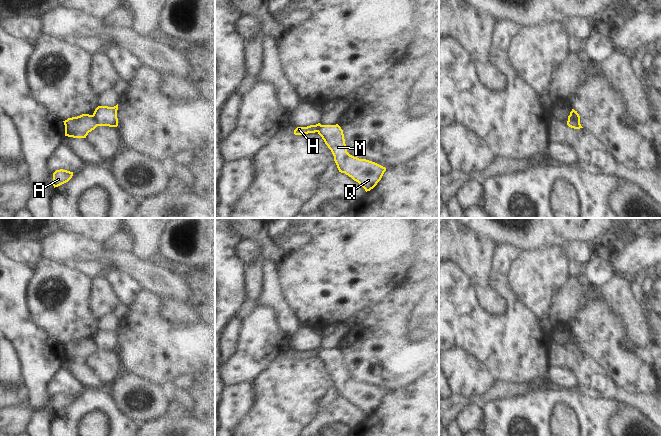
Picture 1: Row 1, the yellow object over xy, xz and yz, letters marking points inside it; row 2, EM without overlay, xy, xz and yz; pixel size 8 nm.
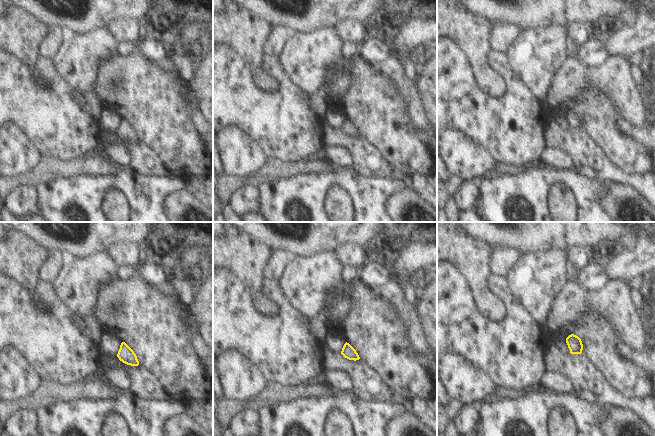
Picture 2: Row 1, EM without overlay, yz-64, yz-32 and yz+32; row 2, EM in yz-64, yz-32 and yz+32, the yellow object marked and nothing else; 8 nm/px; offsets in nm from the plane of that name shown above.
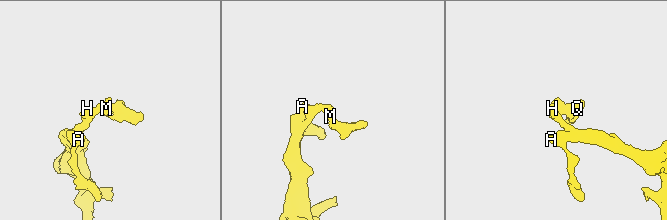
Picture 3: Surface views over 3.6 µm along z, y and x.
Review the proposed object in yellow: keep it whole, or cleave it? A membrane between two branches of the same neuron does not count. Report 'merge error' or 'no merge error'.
merge error

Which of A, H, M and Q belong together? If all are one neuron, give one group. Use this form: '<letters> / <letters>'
A H / M Q

